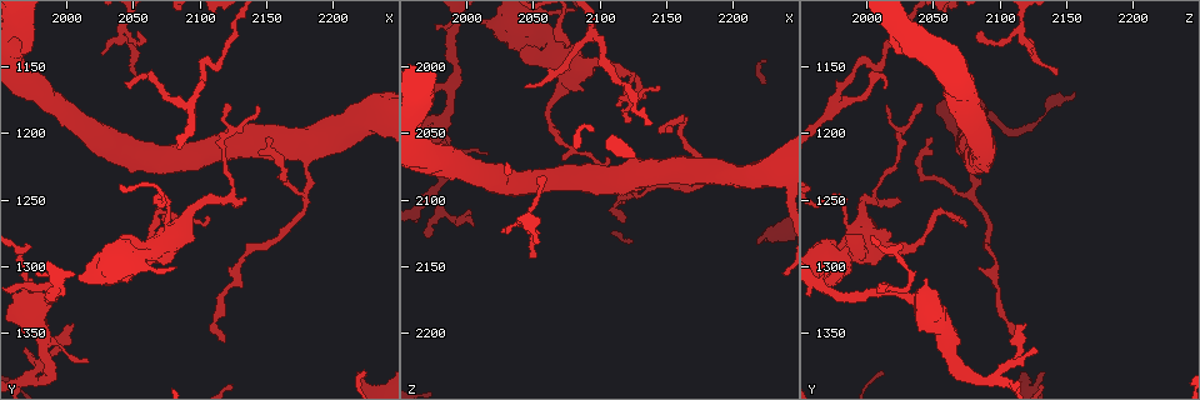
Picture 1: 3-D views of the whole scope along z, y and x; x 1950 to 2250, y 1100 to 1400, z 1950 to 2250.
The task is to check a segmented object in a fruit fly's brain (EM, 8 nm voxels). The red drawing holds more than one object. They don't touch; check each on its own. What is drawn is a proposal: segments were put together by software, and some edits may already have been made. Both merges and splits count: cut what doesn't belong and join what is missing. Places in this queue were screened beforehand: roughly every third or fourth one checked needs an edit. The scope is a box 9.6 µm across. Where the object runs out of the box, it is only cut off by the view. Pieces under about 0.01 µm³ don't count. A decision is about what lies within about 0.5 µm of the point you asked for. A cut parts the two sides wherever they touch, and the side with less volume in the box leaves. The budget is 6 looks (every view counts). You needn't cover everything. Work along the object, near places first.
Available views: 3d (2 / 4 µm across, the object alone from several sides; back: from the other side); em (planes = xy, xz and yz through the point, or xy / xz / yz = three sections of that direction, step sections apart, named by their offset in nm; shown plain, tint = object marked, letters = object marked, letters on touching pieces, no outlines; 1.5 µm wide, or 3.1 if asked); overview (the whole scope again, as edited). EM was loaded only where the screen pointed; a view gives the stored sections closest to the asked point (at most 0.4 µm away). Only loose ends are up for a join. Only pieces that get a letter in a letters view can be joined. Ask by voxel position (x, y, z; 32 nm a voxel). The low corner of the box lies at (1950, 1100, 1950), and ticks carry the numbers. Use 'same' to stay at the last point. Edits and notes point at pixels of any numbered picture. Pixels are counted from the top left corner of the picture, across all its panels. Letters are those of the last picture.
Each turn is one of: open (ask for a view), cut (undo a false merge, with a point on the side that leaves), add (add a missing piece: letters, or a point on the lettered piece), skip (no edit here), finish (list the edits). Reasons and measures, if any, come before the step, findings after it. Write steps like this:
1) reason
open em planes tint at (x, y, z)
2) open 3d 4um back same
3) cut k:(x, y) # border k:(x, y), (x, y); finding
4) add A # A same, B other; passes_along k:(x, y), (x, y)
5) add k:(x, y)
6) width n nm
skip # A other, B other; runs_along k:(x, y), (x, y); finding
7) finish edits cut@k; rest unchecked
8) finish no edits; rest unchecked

thin end
open em planes letters at (2148, 1206, 2048)

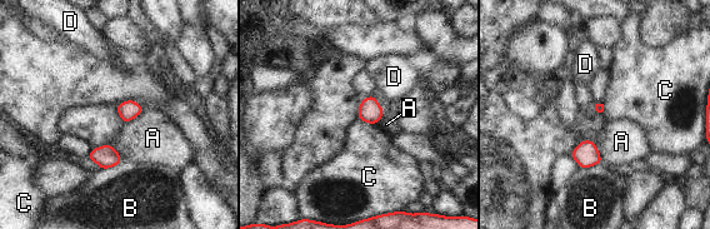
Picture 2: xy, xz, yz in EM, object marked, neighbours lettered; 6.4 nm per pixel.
skip # A other, B other, C other, D other; border 2:(358, 118), (376, 124); no lettered piece goes on from it

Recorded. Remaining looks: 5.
branch stops here
open 3d 2um at (2220, 1380, 2134)

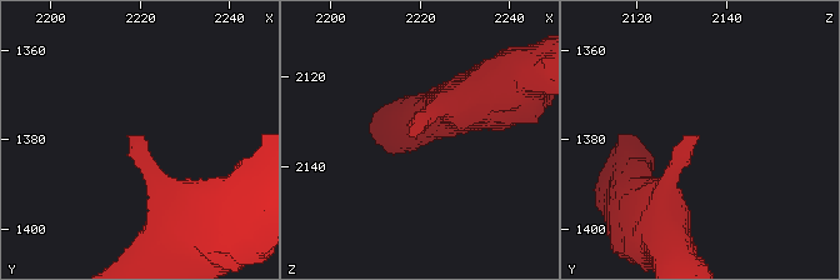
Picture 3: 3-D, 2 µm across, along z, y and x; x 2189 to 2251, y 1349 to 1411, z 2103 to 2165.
open em xy step 8 letters at (2220, 1380, 2134)

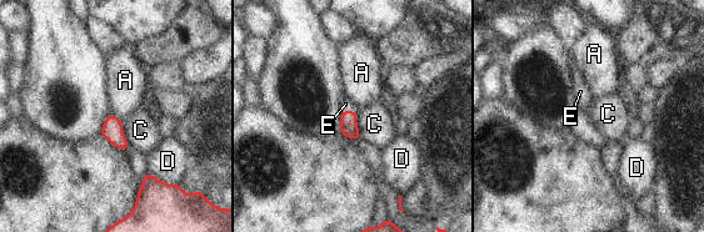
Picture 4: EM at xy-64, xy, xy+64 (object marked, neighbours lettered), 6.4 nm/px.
cut it another way
open em planes letters same

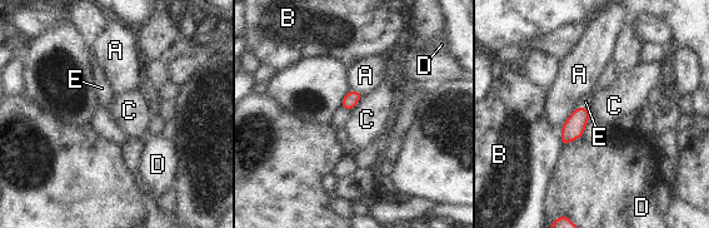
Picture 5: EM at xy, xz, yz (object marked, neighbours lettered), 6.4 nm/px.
add E # A other, B other, C other, D other, E same; it goes on there

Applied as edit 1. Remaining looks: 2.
thin end
open em xz step 8 tint at (2028, 1140, 2124)

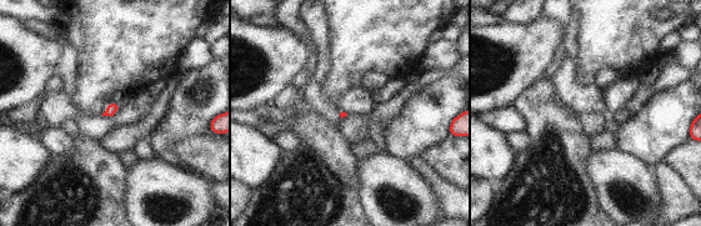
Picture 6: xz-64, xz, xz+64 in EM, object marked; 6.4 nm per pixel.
open em yz step 8 letters same

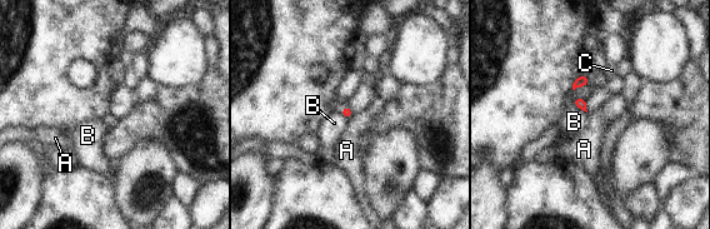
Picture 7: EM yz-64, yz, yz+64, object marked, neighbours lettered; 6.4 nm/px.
skip # A other, B other, C other; border 7:(353, 114), (349, 119); no lettered piece goes on from it

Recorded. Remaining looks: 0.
finish edits add@5; rest unchecked

